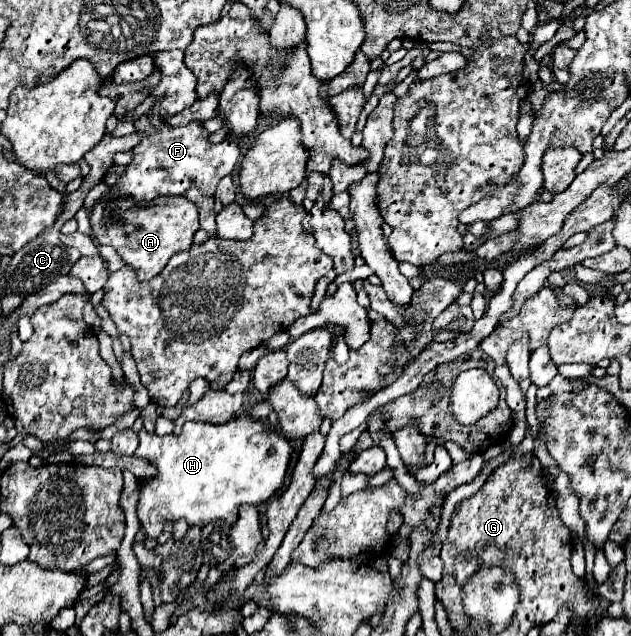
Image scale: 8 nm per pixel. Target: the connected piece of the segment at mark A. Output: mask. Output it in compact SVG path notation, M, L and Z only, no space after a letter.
M163 196L155 202L143 202L143 206L133 206L133 202L127 198L115 198L115 202L113 202L113 198L103 198L91 210L89 220L91 220L97 242L105 244L105 246L113 246L117 250L117 254L125 260L125 264L129 264L133 270L137 270L139 282L151 280L155 274L159 274L159 270L163 270L163 266L169 262L169 258L173 254L191 248L193 236L199 230L199 210L185 196Z

